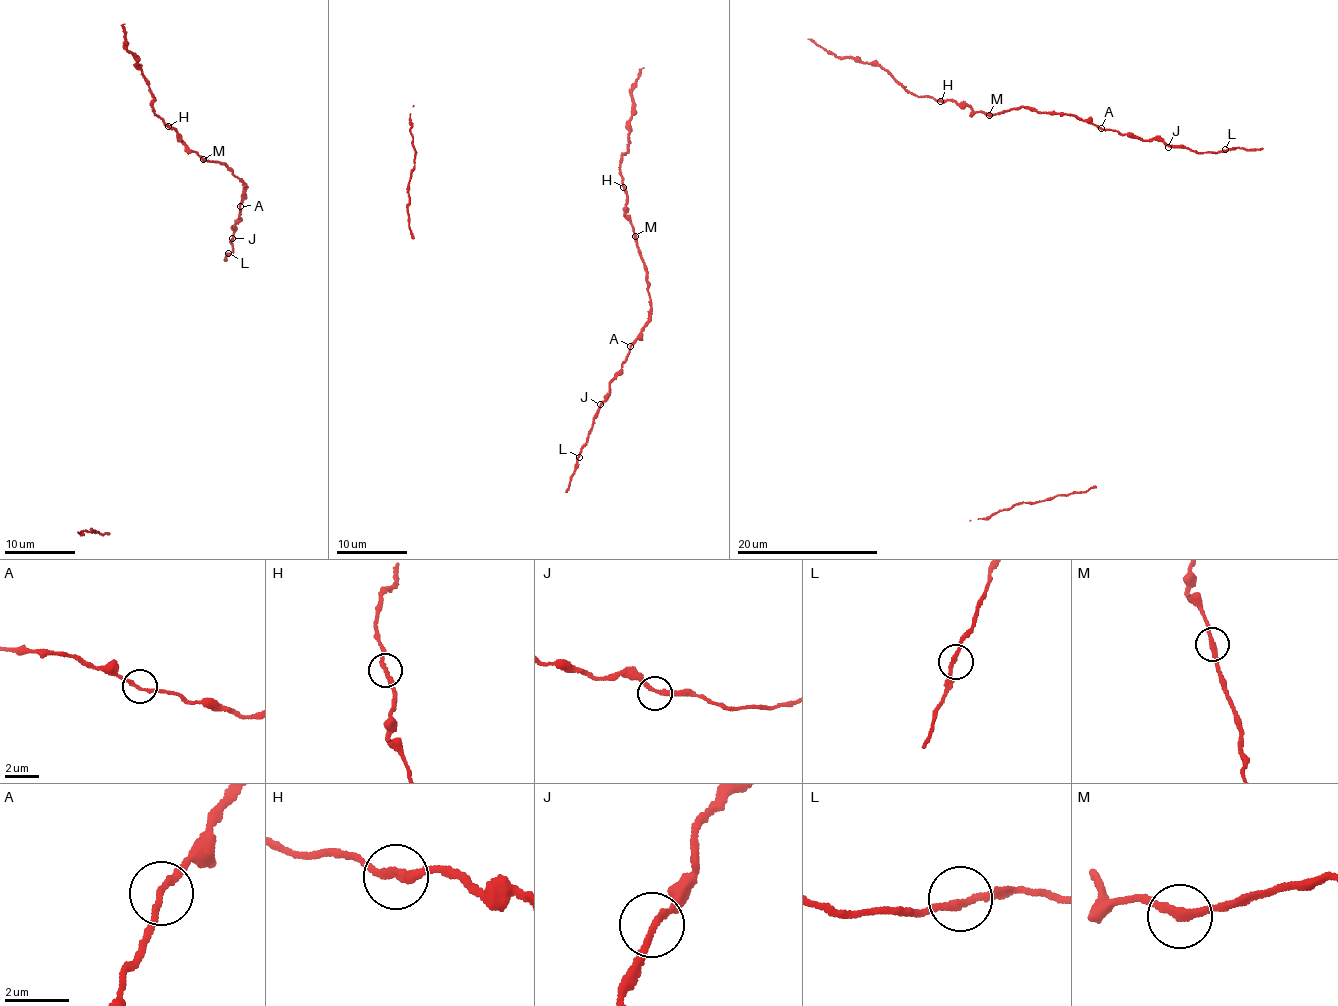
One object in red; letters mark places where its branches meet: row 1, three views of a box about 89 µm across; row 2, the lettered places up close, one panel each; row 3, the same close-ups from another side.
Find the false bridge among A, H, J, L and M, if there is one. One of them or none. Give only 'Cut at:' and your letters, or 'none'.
Cut at: none

